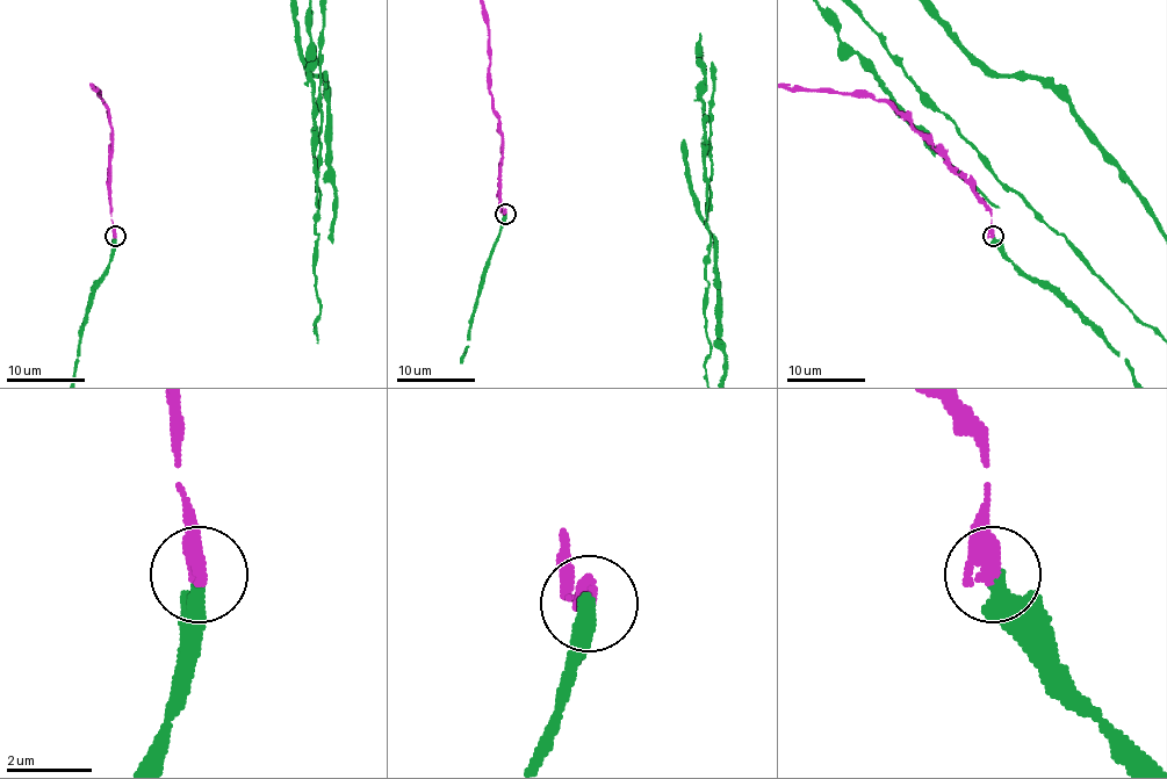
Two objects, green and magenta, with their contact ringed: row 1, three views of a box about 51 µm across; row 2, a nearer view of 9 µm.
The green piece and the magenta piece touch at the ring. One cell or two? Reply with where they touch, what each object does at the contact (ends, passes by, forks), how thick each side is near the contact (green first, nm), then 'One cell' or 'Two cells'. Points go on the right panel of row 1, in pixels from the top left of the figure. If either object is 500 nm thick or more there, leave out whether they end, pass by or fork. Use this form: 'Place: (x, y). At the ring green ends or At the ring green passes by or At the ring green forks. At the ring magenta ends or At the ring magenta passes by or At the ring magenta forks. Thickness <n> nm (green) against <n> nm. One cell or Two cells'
Place: (993, 236). At the ring green ends. At the ring magenta ends. Thickness 440 nm (green) against 480 nm. One cell

